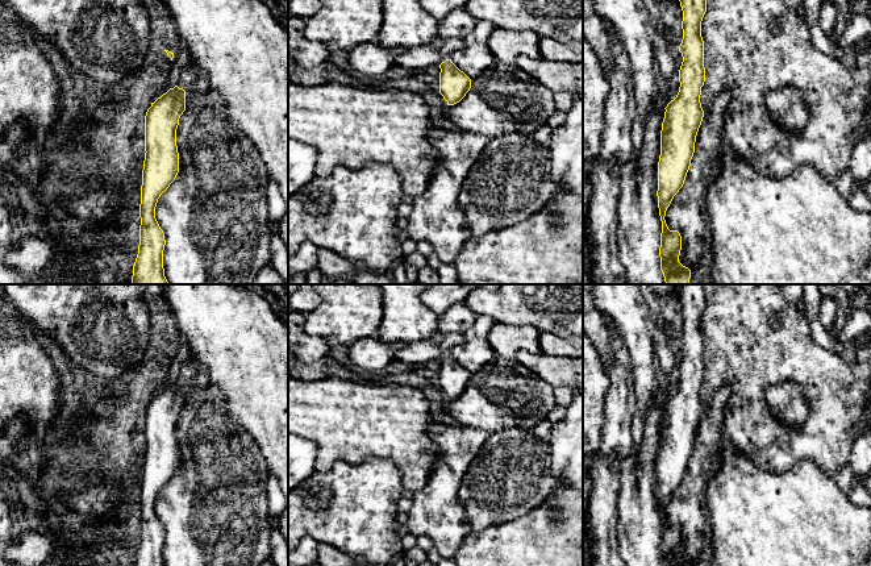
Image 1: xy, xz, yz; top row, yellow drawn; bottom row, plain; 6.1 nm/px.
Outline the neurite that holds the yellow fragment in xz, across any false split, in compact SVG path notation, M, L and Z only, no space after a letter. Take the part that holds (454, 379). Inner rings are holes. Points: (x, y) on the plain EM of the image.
M451 354L442 357L439 363L439 388L449 400L447 413L463 428L488 434L503 429L532 430L557 407L554 387L516 359L496 357L472 375Z

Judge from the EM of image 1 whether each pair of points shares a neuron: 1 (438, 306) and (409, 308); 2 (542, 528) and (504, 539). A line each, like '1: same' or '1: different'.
1: different
2: same

